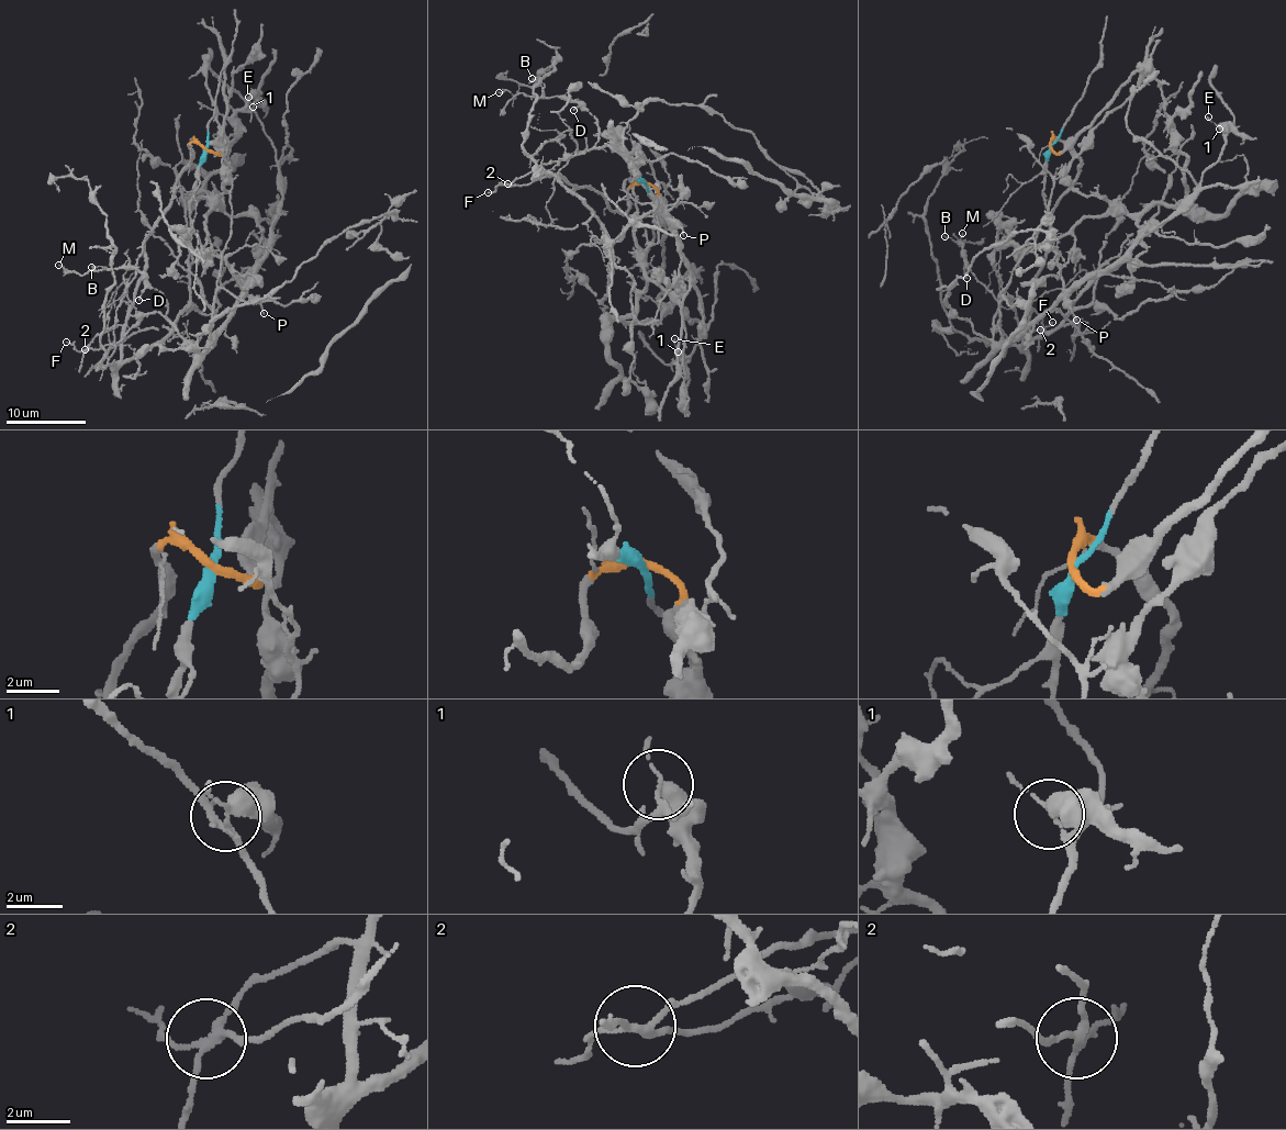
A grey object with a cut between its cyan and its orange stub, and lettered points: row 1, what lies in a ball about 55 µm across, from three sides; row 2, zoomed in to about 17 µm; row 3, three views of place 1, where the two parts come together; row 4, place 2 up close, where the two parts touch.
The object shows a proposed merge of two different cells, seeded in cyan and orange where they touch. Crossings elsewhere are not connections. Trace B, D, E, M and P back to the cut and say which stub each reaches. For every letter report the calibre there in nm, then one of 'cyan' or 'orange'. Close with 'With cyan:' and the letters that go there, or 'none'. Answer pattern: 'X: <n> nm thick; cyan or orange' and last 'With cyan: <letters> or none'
B: 120 nm thick; cyan
D: 120 nm thick; cyan
E: 130 nm thick; cyan
M: 110 nm thick; cyan
P: 140 nm thick; cyan
With cyan: B, D, E, M, P

